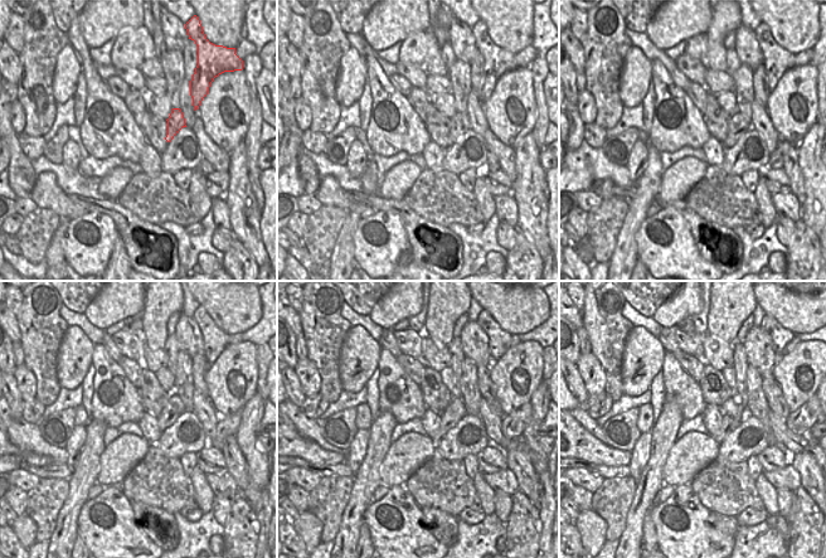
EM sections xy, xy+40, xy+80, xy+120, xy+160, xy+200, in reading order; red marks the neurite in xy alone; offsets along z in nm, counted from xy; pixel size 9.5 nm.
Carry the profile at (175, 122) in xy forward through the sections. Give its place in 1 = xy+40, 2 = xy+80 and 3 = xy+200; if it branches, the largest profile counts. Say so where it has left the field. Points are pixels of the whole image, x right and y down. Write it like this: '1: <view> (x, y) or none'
1: xy+40 (460, 122)
2: xy+80 (738, 126)
3: xy+200 (728, 423)

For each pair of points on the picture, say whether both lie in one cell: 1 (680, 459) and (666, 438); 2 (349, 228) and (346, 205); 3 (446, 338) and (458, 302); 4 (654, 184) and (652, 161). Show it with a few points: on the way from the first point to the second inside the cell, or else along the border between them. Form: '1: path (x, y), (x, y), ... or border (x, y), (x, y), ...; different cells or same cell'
1: border (676, 440), (667, 455), (661, 475); different cells
2: border (351, 212), (355, 212), (362, 218); different cells
3: path (446, 329), (446, 315), (450, 311); same cell
4: path (654, 179), (654, 166); same cell

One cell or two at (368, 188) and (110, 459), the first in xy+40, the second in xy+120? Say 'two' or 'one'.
two

